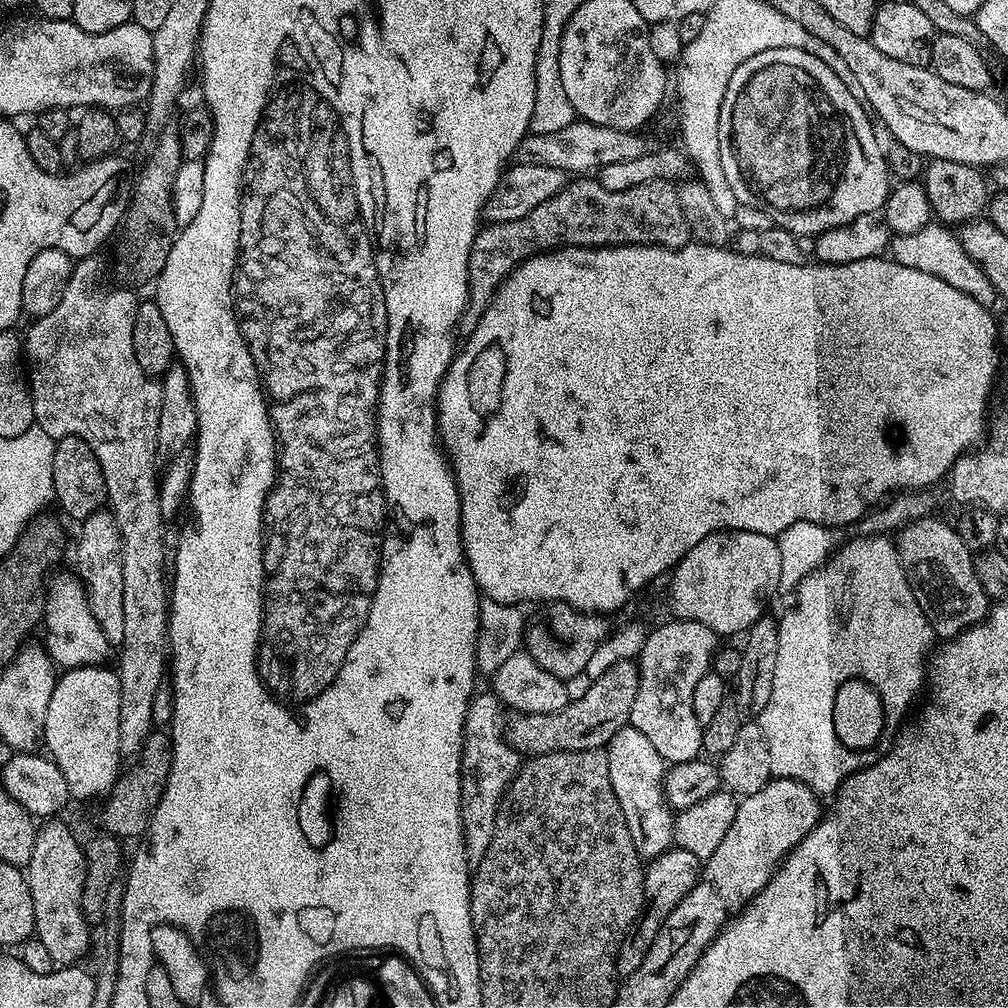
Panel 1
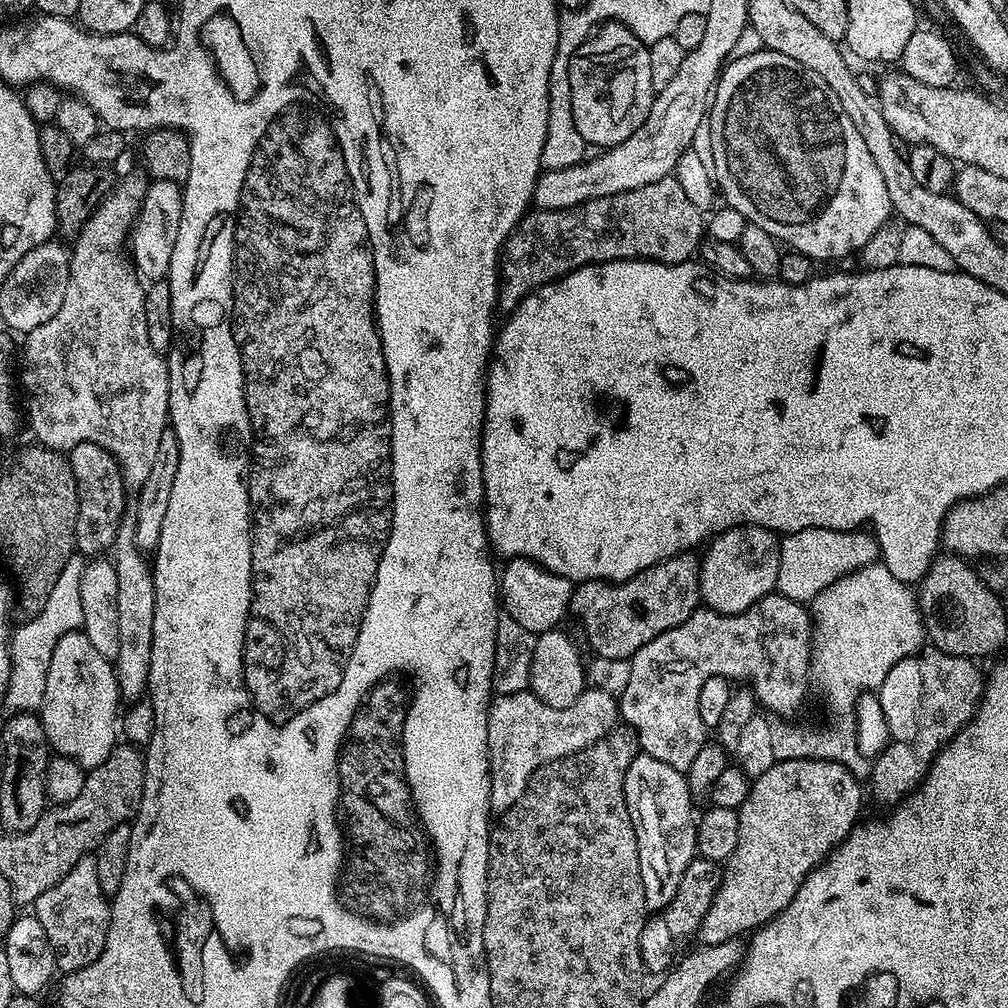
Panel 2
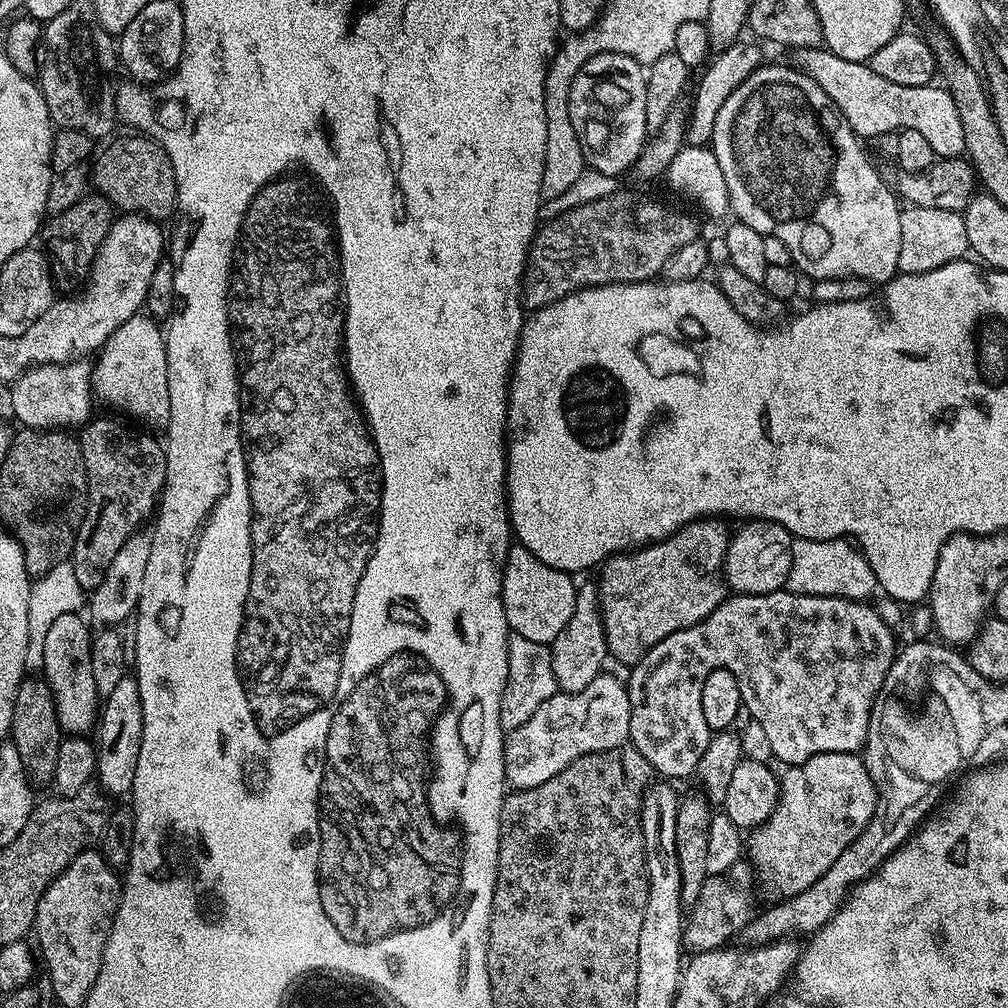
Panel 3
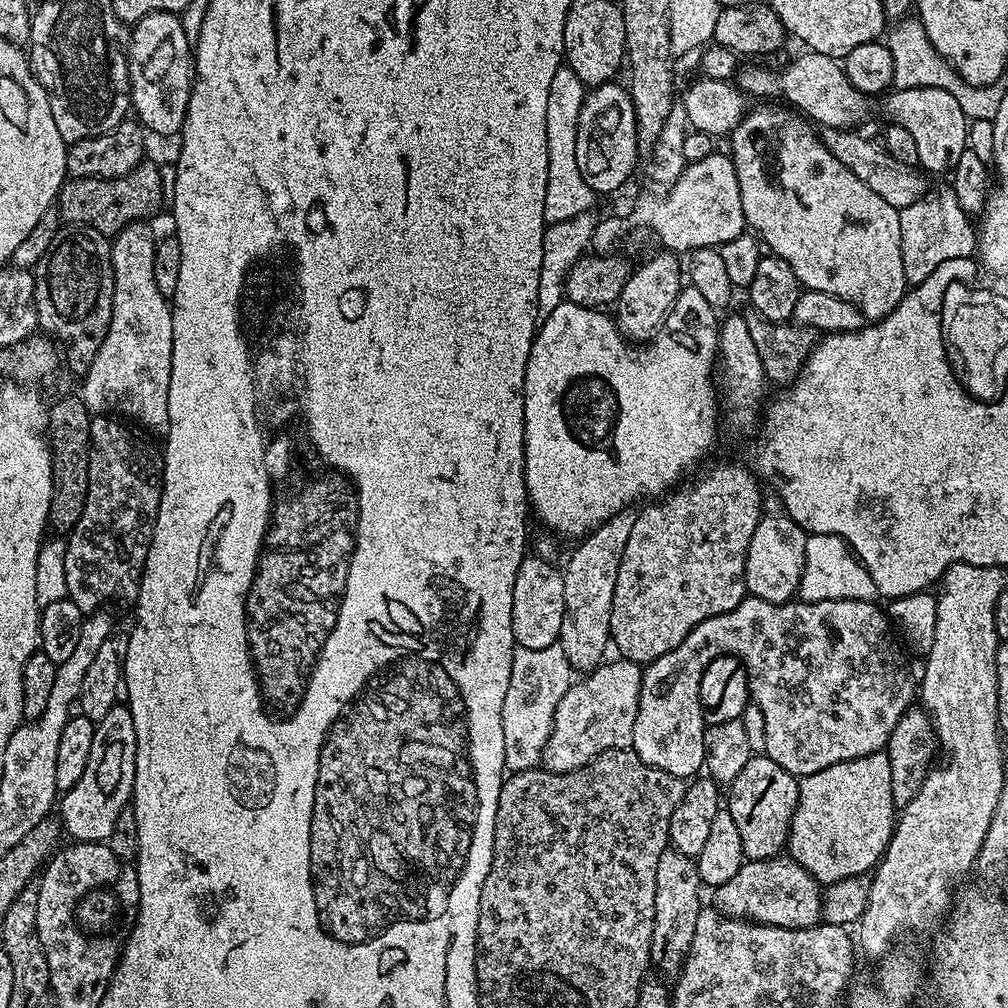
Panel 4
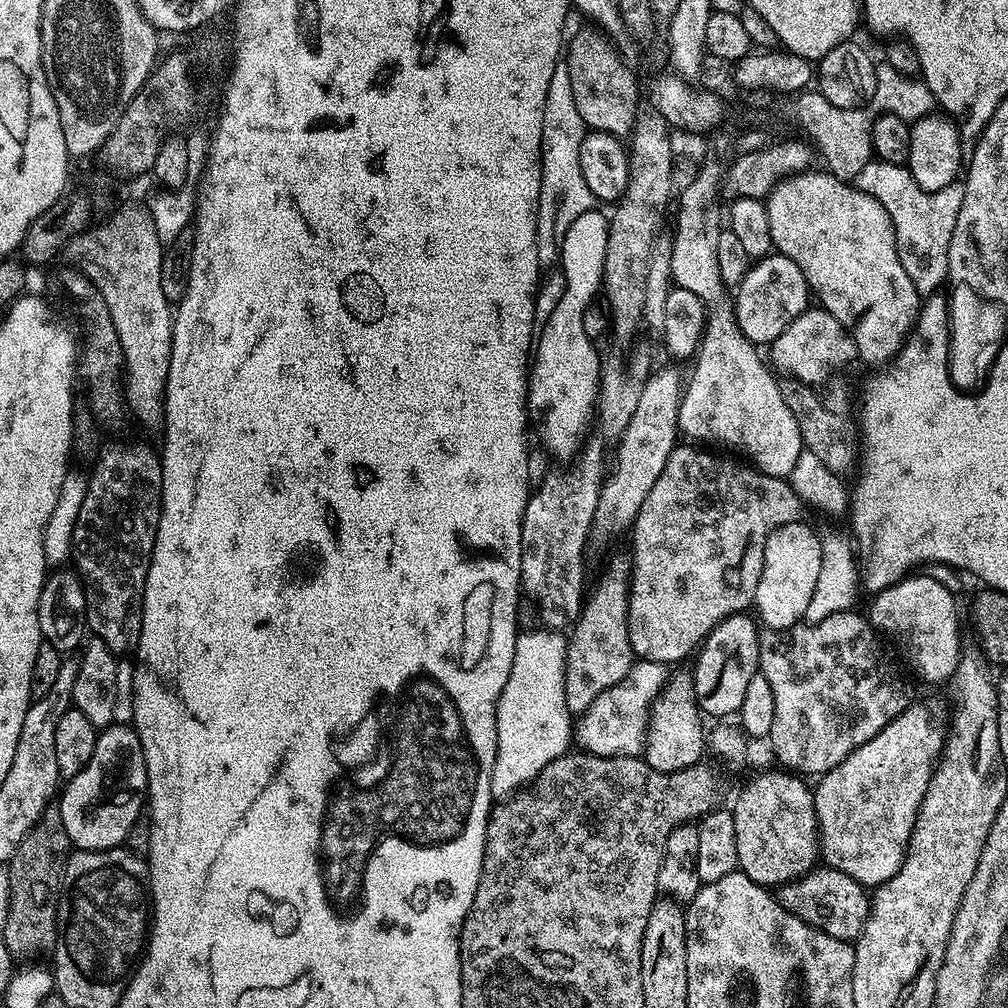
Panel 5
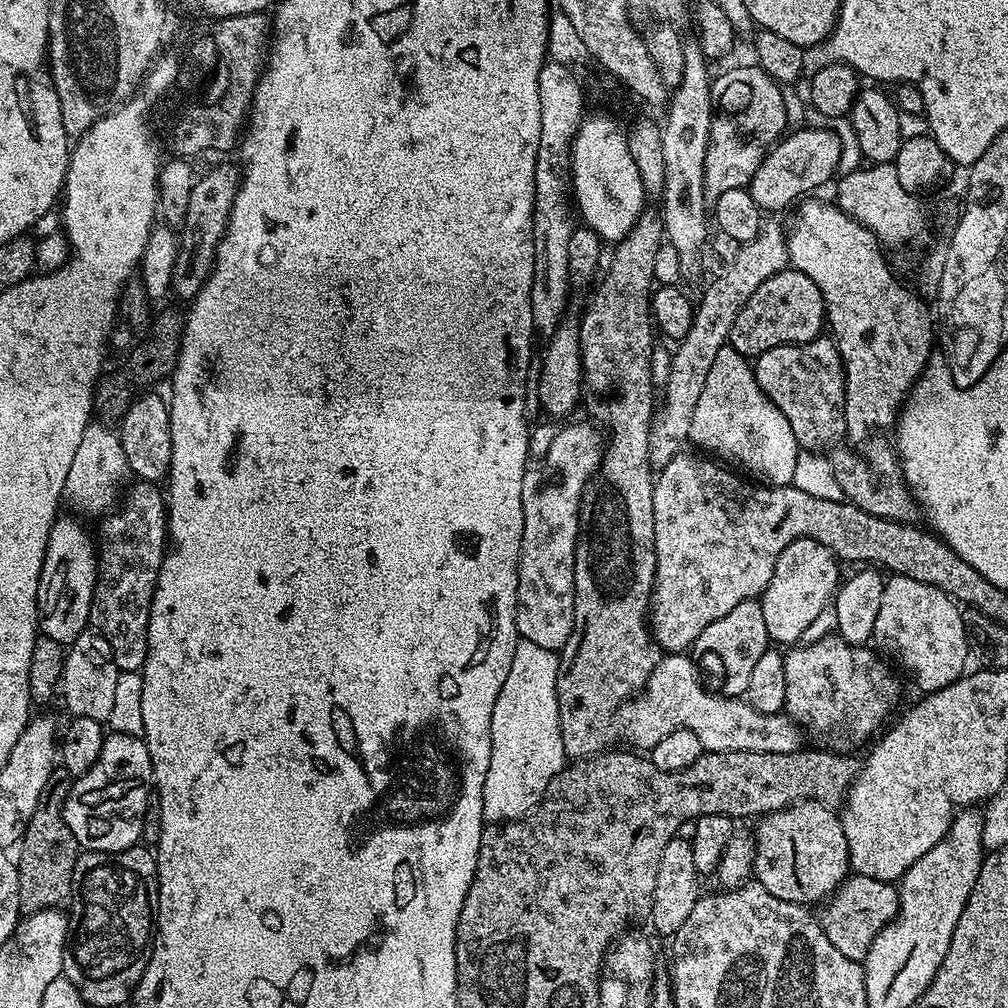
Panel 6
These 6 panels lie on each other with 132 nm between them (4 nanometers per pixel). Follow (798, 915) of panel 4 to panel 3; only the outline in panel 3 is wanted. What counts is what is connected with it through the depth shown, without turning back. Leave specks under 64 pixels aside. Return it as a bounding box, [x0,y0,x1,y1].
[682,858,758,953]

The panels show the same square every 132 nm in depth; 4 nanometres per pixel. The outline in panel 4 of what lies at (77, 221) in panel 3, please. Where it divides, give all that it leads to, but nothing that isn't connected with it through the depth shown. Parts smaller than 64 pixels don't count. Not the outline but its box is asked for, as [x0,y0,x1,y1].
[36,224,115,374]

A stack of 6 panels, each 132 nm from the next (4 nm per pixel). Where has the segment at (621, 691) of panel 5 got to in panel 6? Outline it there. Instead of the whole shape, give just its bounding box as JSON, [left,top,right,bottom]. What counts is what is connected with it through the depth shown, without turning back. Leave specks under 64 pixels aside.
[618,654,801,752]

